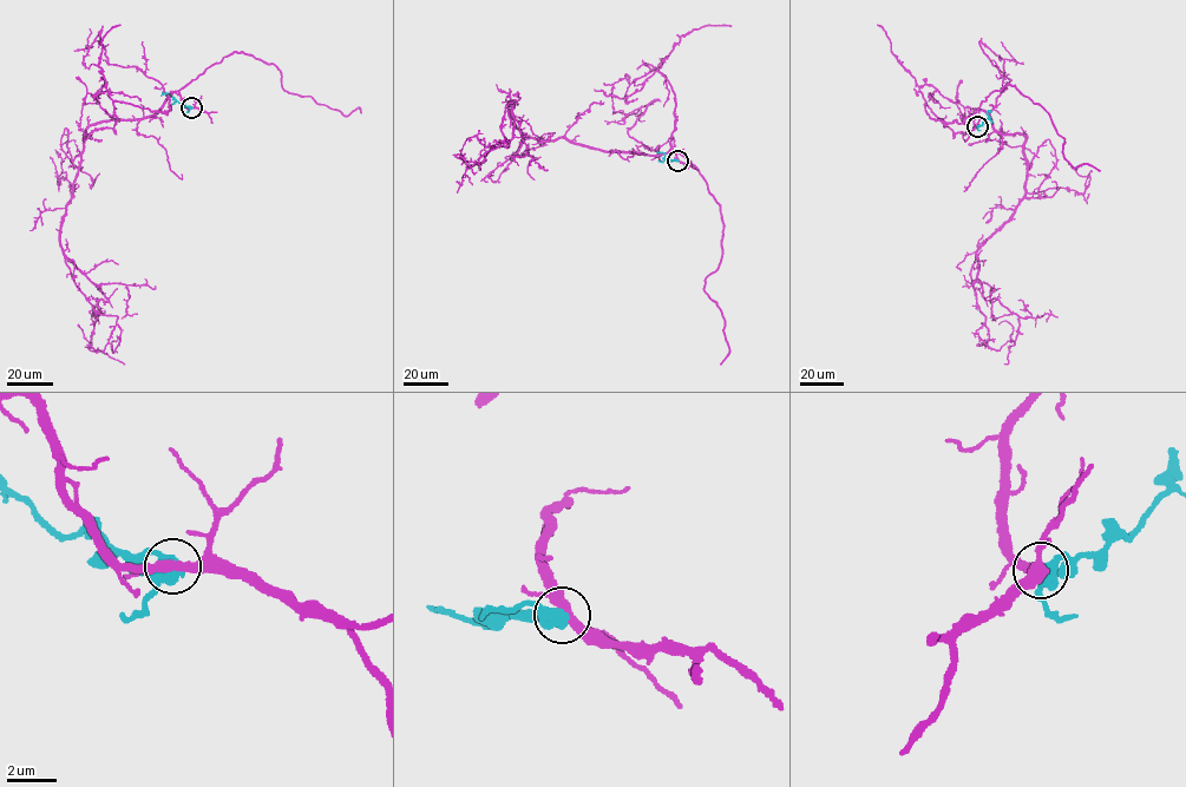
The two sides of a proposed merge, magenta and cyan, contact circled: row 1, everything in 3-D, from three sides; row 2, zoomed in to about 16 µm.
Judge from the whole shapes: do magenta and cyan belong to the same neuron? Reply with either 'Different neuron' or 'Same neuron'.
Different neuron

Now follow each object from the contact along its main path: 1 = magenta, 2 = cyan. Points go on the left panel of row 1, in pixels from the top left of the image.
1: (191, 107), (171, 91), (156, 113), (89, 126), (59, 230), (109, 300), (89, 349), (124, 364)
2: (191, 107), (179, 104), (168, 93), (161, 94)

